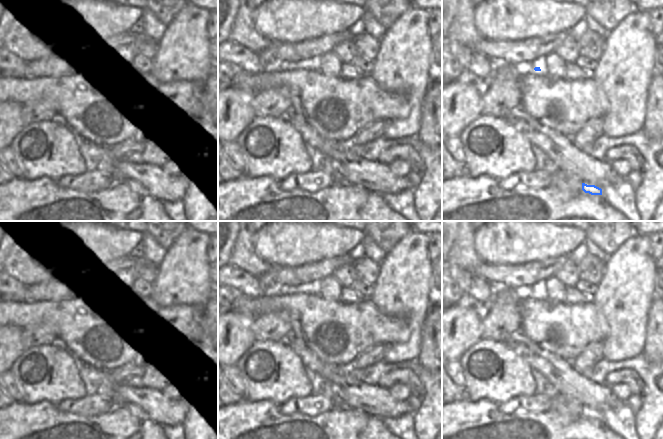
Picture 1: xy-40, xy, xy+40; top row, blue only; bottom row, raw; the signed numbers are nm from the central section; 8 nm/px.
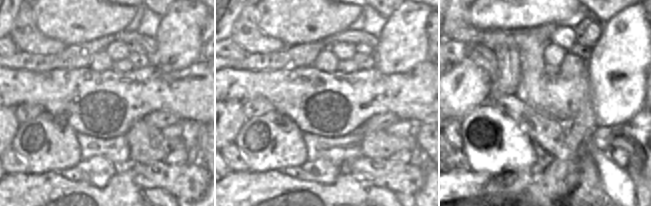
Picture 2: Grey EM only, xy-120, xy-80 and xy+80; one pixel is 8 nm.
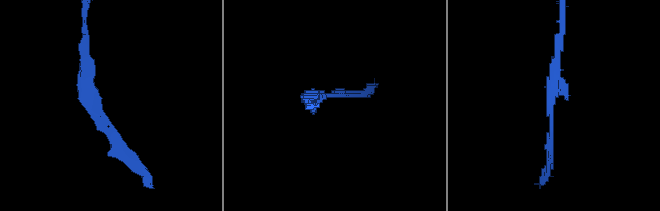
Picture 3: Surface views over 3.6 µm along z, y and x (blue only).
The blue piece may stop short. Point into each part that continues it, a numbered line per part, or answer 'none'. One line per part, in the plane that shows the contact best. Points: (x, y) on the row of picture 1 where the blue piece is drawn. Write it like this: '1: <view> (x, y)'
none

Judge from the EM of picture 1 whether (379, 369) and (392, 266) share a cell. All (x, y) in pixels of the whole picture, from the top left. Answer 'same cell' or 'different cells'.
different cells

